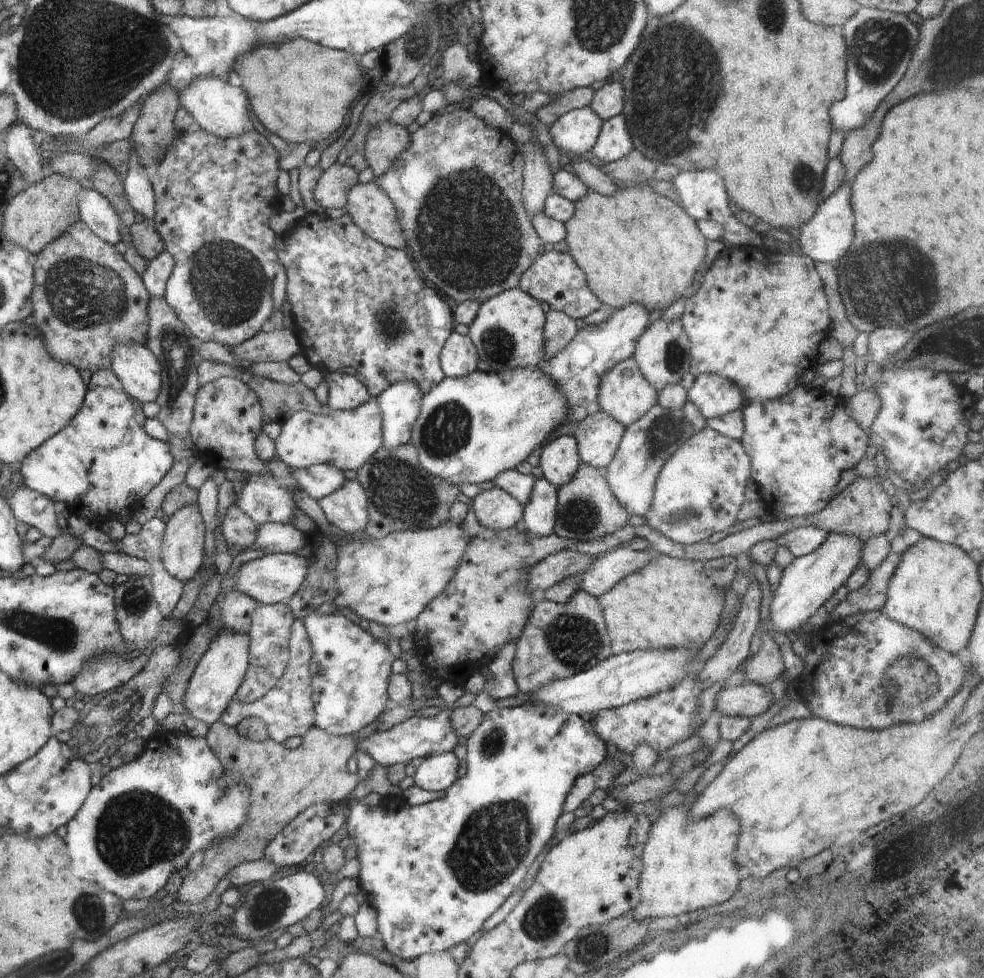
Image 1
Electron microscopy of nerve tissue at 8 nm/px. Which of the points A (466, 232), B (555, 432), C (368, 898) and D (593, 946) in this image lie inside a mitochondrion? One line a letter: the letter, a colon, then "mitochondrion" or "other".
A: mitochondrion
B: other
C: other
D: mitochondrion

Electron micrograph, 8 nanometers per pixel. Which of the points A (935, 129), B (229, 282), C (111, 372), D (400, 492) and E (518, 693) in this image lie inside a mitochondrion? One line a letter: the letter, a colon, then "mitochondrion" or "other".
A: other
B: mitochondrion
C: other
D: mitochondrion
E: other

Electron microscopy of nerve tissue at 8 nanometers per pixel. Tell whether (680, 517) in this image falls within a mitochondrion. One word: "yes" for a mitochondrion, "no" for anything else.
yes

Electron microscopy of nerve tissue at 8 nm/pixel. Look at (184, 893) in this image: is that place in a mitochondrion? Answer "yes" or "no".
no

